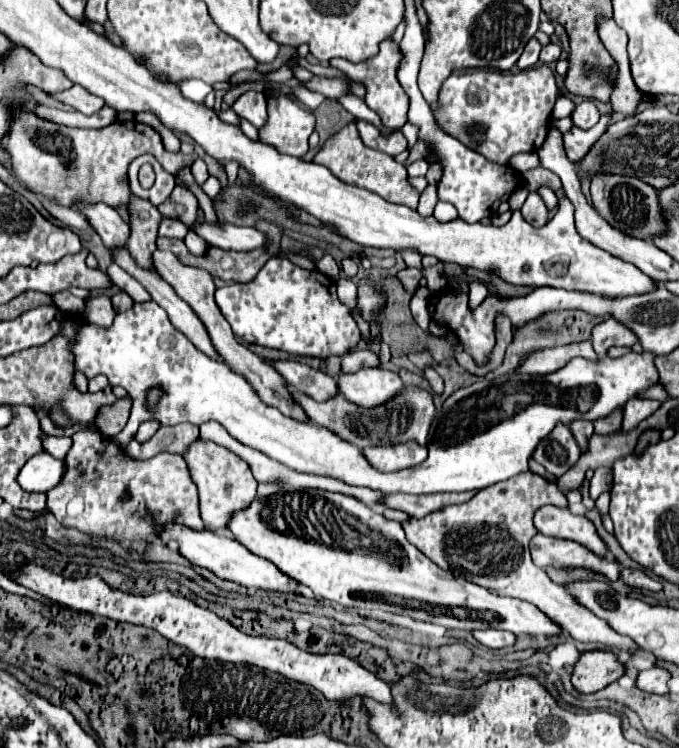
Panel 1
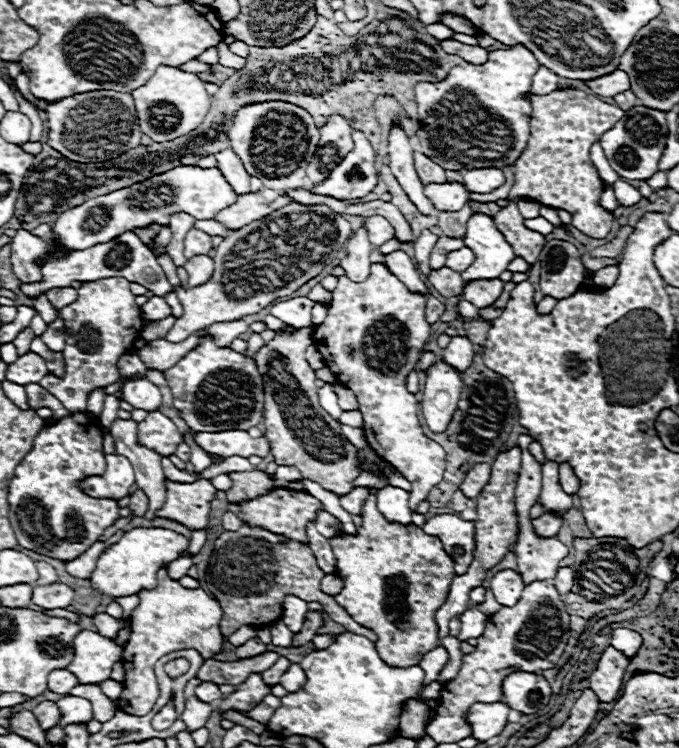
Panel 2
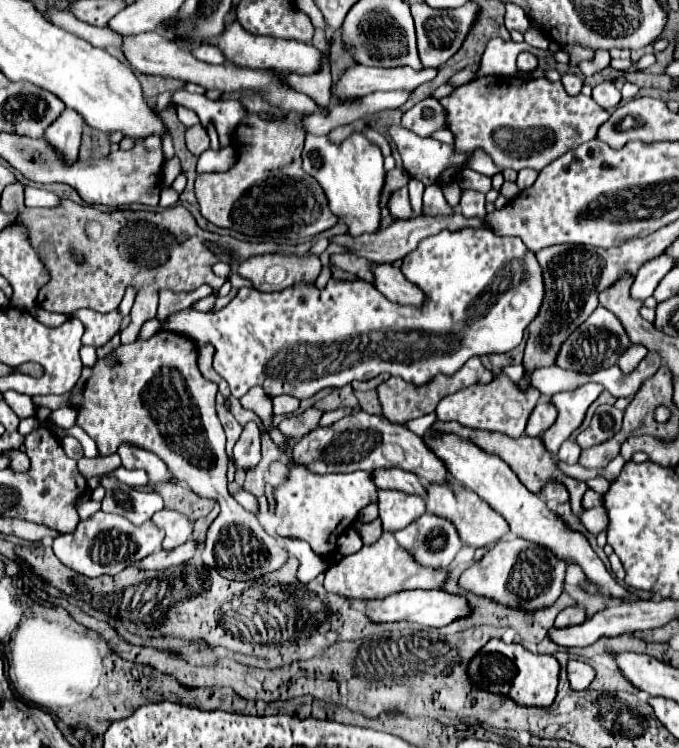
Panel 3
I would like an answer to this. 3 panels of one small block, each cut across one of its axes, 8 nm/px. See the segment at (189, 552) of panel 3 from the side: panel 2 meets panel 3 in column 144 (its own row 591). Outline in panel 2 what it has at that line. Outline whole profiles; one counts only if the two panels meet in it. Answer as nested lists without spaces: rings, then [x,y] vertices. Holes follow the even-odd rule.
[[[560,568],[552,580],[552,584],[556,586],[560,596],[564,596],[572,590],[572,582],[574,582],[574,570],[572,568]]]

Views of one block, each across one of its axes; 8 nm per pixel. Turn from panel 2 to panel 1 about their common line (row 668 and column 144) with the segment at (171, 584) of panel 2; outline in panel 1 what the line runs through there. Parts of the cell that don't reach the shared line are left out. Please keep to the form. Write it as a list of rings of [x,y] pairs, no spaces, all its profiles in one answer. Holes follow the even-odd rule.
[[[20,112],[16,114],[12,130],[2,140],[2,144],[12,156],[12,170],[14,170],[16,180],[22,182],[32,192],[40,192],[40,194],[54,198],[62,206],[68,206],[68,198],[88,198],[88,202],[108,202],[108,206],[114,206],[114,208],[118,204],[128,204],[130,188],[126,184],[126,170],[128,170],[128,164],[140,154],[152,154],[162,164],[162,168],[174,177],[181,168],[191,167],[196,160],[196,154],[186,156],[180,152],[178,154],[168,152],[162,144],[160,134],[154,128],[140,124],[136,120],[114,122],[112,126],[106,126],[100,130],[88,130],[88,128],[68,128],[68,126],[52,124],[52,122],[36,118],[34,114]]]

